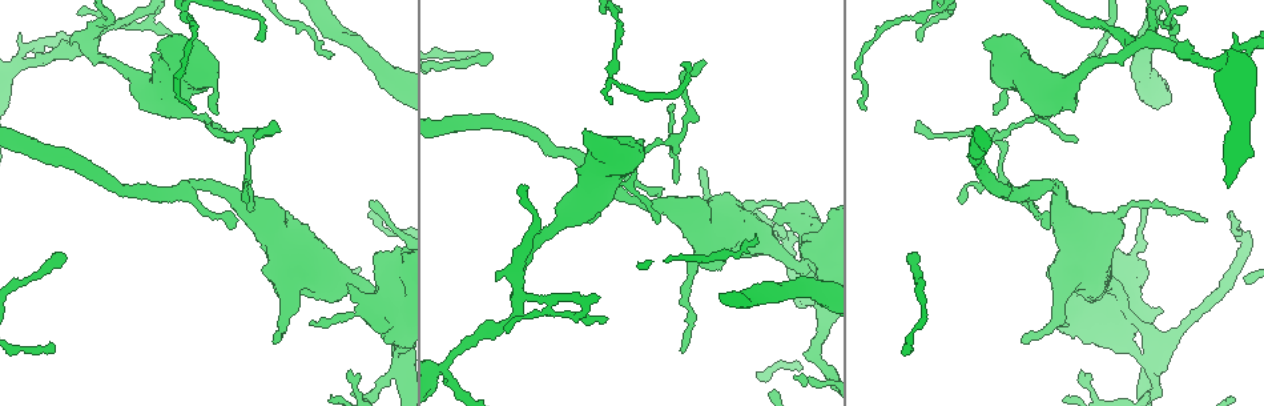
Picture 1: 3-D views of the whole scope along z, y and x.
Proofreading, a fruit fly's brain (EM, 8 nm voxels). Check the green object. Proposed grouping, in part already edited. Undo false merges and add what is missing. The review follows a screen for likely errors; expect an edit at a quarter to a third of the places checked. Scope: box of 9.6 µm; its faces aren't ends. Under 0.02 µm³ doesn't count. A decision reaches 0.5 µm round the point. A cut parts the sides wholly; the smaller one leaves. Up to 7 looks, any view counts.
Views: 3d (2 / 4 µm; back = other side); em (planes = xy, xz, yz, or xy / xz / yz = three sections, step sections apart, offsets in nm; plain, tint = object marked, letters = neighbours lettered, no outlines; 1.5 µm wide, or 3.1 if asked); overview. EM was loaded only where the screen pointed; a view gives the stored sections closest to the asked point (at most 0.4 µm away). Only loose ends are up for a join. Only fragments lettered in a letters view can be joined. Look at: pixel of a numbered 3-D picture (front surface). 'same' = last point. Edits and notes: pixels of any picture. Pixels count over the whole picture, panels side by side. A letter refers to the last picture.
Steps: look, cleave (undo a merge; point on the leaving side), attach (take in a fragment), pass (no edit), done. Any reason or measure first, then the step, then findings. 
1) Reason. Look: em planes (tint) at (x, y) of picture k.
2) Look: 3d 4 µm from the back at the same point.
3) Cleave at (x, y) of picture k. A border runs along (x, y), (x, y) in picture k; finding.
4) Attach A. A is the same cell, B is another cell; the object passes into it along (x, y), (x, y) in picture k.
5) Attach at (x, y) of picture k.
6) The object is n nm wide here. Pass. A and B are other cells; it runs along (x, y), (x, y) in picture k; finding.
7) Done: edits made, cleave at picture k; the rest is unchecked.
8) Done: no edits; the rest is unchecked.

Side arm on a straight run. Look: em planes (tint) at (808, 300) of picture 1.

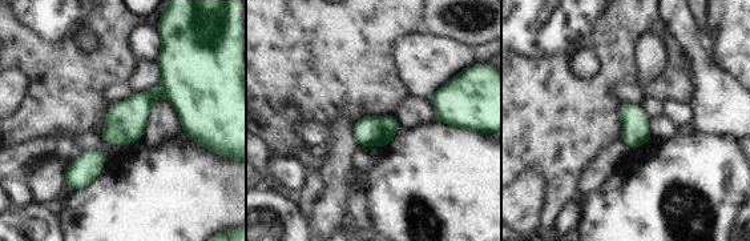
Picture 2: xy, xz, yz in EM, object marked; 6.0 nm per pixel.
What lies round it. Look: em planes (letters) at the same point.

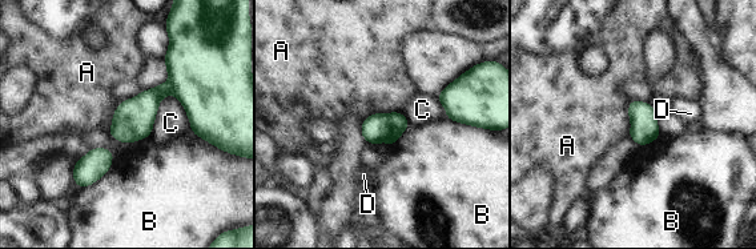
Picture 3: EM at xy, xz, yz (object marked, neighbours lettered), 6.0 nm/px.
The object is 160 nm wide here. Cleave at (140, 112) of picture 3. A, B, C and D are other cells; a border runs along (168, 81), (172, 92) in picture 3; two neurons meet here.

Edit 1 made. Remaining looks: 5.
Free end. Look: 3d 2 µm at (369, 216) of picture 1.

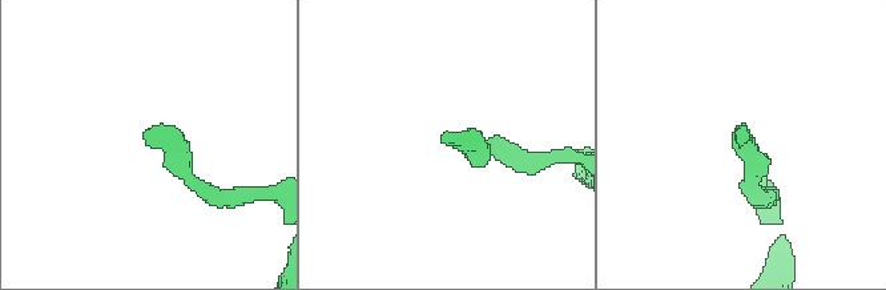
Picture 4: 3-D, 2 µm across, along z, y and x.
Now the EM. Look: em planes (letters) at (444, 136) of picture 4.

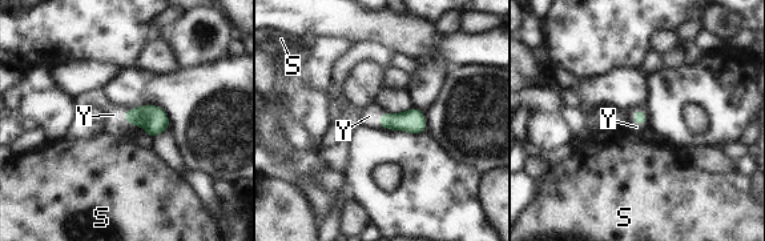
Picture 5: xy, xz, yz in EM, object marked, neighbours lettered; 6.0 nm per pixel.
The object is 80 nm wide here. Attach Y. Y is the same cell, S is another cell; the object passes into it along (153, 120), (125, 119), (113, 115) in picture 5; the neuron continues.

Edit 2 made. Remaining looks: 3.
Done: edits made, cleave at picture 3, attach at picture 5; the rest is unchecked.

